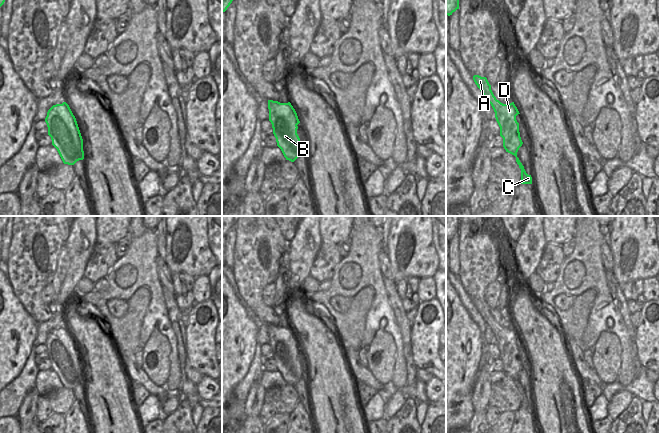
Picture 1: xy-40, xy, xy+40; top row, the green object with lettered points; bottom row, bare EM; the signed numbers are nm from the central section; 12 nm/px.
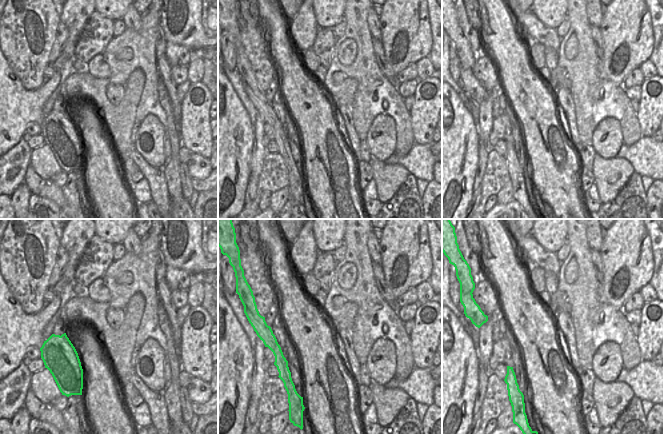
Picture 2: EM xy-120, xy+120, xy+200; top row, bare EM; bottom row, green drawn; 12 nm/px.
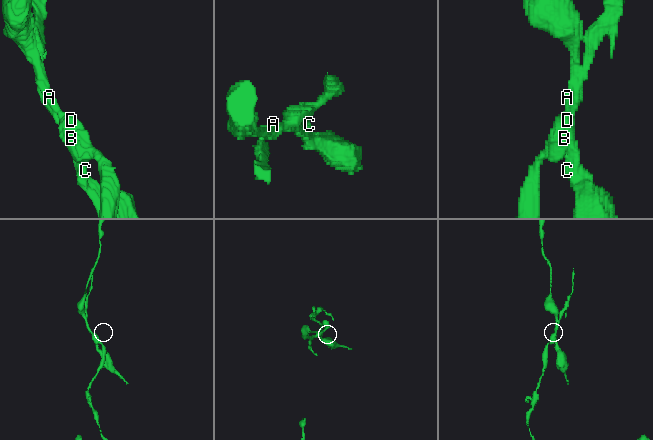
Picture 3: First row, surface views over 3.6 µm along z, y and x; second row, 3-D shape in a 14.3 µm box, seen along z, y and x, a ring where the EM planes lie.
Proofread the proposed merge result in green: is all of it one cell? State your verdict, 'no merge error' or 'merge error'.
merge error

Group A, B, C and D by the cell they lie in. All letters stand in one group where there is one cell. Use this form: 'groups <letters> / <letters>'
groups A B D / C

